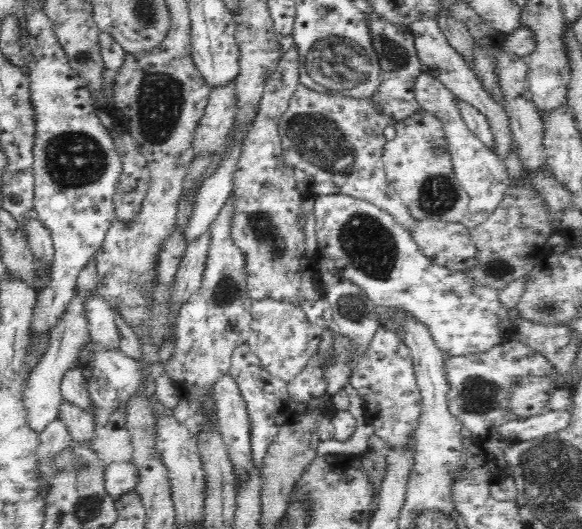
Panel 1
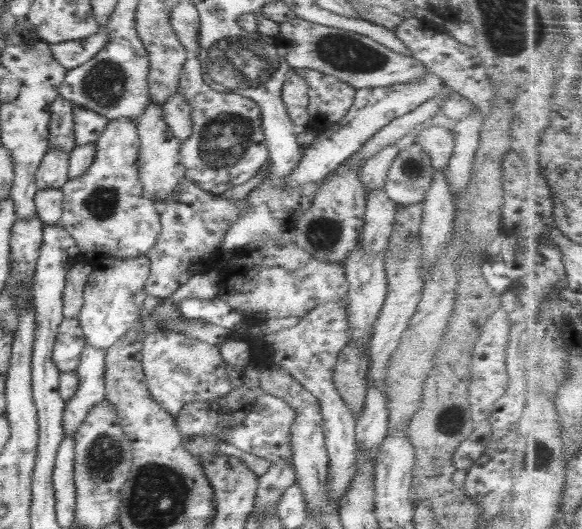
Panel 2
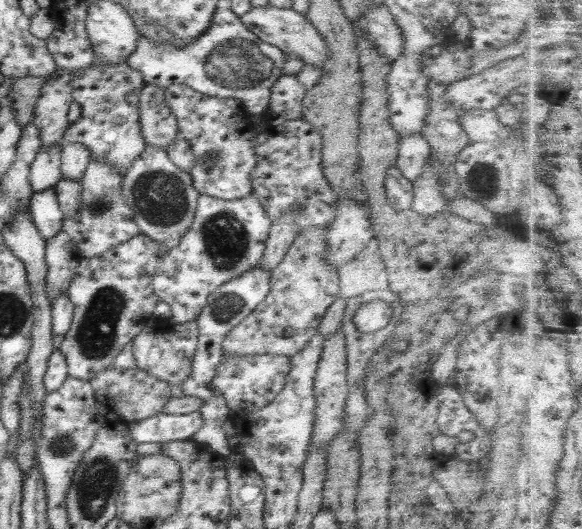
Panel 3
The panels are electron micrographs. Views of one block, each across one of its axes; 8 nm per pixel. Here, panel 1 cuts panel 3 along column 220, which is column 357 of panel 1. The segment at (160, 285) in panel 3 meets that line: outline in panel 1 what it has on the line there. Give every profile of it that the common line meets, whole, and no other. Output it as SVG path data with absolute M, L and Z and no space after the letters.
M344 194L320 195L314 204L316 220L315 236L318 242L318 256L328 256L340 273L362 290L379 308L390 306L402 308L424 323L438 348L446 356L457 357L466 354L486 352L492 346L505 343L512 337L512 326L508 319L509 310L502 307L498 299L499 290L484 283L476 283L462 271L454 271L442 265L435 265L427 258L413 236L400 226L393 216L371 202Z

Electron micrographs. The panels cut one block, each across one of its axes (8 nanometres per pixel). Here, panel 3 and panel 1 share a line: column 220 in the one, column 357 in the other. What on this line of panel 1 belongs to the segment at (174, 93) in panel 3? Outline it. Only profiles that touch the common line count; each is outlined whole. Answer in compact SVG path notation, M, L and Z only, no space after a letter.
M299 84L279 124L282 155L296 181L316 195L344 194L371 202L411 233L416 219L388 185L382 161L387 142L384 129L398 122L382 115L376 103L380 102L310 90Z

